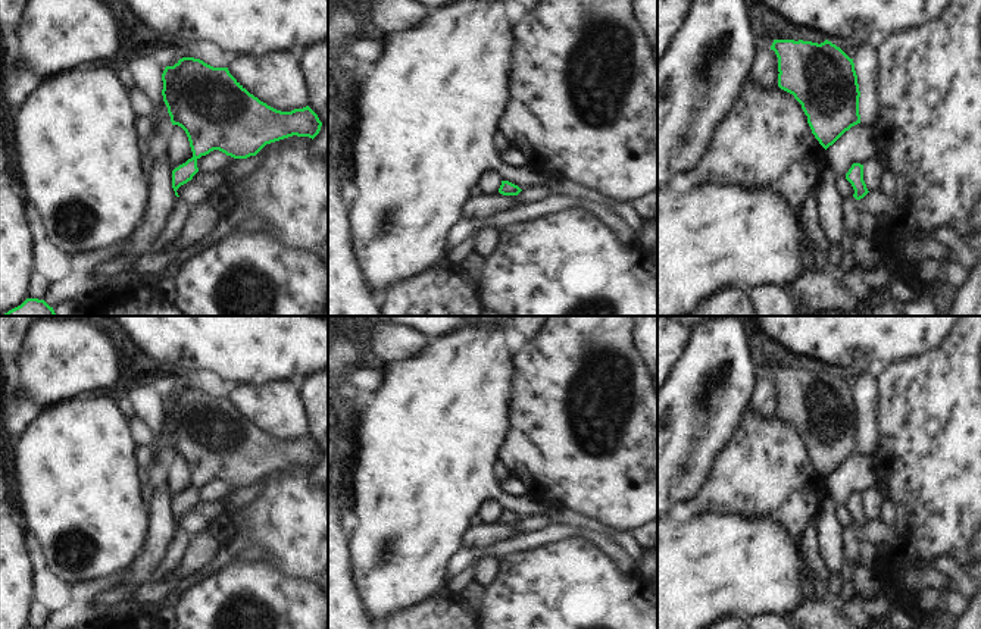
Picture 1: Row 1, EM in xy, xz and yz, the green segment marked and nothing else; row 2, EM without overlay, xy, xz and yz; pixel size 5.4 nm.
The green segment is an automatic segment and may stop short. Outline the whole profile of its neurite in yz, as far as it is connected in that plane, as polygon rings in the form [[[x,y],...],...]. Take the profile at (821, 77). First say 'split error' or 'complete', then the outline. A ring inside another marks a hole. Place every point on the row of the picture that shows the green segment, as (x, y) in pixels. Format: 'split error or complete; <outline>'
complete; [[[774,40],[771,50],[778,57],[778,87],[802,104],[812,134],[827,150],[846,131],[860,123],[859,84],[853,59],[840,47],[825,40],[824,43]]]

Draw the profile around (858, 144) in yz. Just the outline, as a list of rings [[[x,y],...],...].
[[[857,123],[825,150],[828,168],[846,176],[853,163],[863,165],[878,156],[878,141],[871,126]]]

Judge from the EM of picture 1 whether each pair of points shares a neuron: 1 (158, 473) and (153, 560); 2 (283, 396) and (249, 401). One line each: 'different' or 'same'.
1: same
2: same

